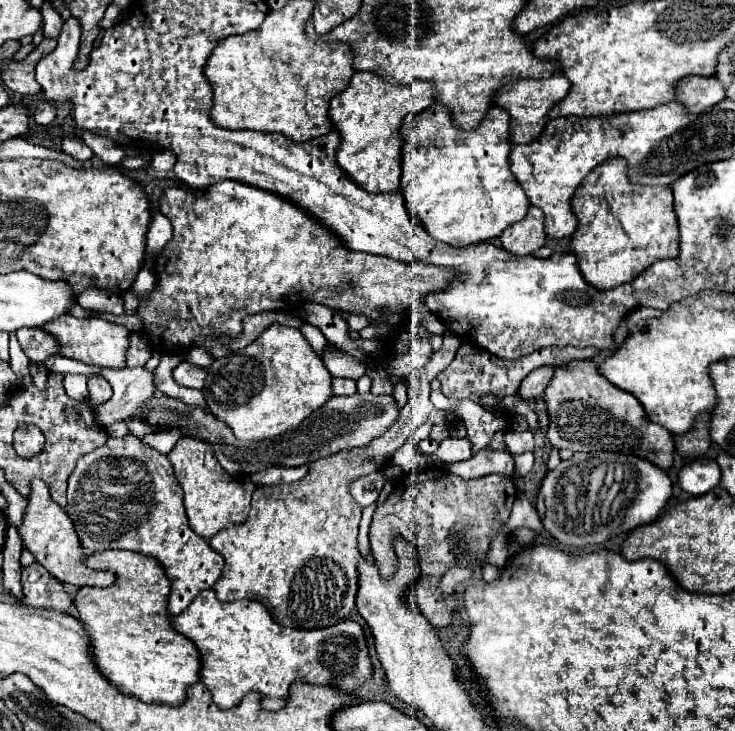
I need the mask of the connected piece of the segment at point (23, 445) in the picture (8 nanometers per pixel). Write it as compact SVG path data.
M20 424L14 432L14 448L20 456L34 456L42 450L44 436L42 432L32 424Z

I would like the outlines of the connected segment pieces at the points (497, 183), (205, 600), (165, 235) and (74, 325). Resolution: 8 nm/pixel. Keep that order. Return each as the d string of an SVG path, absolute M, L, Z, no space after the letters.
M432 104L424 112L404 120L404 158L402 158L402 192L406 198L408 212L414 220L420 218L432 238L448 242L452 246L466 246L486 242L500 236L504 228L526 218L530 200L514 174L510 172L510 123L507 111L492 106L478 128L462 130L454 124L450 110L444 104Z
M202 590L182 614L172 616L172 626L198 646L204 662L200 672L202 682L210 688L214 702L224 710L238 706L248 692L262 694L262 708L280 710L290 698L290 686L294 680L302 680L314 686L332 686L342 690L344 694L354 694L374 672L368 644L364 638L364 628L350 618L344 618L328 628L298 630L278 624L262 602L236 600L226 604L216 598L214 590Z
M154 208L154 222L150 224L150 230L148 230L148 248L146 248L146 252L148 254L160 254L170 240L172 240L172 224L162 212L158 212Z
M66 314L66 318L58 318L58 322L50 322L50 326L42 326L52 334L62 338L62 354L86 364L104 366L104 368L126 368L126 352L130 346L130 330L122 324L112 324L102 318L74 318Z

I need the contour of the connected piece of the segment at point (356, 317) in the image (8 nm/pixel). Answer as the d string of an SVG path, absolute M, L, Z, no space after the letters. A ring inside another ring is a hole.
M346 314L344 318L346 318L350 330L356 330L356 332L362 330L362 328L366 328L370 324L370 320L366 316L362 316L362 314Z

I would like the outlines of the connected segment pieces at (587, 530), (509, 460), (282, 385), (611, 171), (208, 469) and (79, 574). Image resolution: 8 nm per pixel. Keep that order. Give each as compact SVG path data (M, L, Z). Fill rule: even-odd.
M576 452L570 460L562 460L558 468L546 474L538 492L536 506L544 528L558 542L570 546L586 546L586 544L600 544L636 526L654 522L670 496L672 496L672 482L666 470L658 468L646 458L640 458L636 454L622 454L622 452Z
M482 448L480 452L476 452L470 460L464 462L456 462L450 464L448 470L452 474L458 474L466 480L472 478L482 478L486 474L506 474L510 476L514 472L514 458L510 452L506 450L490 450L490 448Z
M272 324L256 338L256 342L218 358L208 368L206 386L202 392L206 396L210 412L216 418L224 420L234 430L234 436L238 440L256 442L274 438L278 434L284 434L286 430L294 430L294 426L300 426L300 422L306 420L310 412L318 410L318 406L328 402L328 398L332 398L332 374L324 366L322 356L314 352L310 342L298 328Z
M610 158L596 166L572 198L572 210L578 216L578 230L572 236L572 252L578 254L580 270L592 286L606 290L634 280L642 270L662 258L678 254L678 222L672 210L670 186L640 186L628 178L628 162L624 158Z
M180 438L174 446L174 450L168 452L168 458L174 466L176 480L184 488L184 506L190 520L190 528L210 540L220 528L228 524L238 524L246 520L246 514L250 512L250 496L254 492L254 483L250 476L236 476L226 472L222 466L218 466L218 460L214 458L214 448L200 440L200 438Z
M42 480L32 482L32 492L28 496L28 508L26 508L24 524L20 526L18 534L24 542L24 548L28 548L34 554L34 558L50 574L54 574L58 580L62 580L66 584L74 584L74 586L100 586L100 588L114 584L116 574L112 574L108 570L92 570L86 566L88 554L84 552L84 546L80 544L80 538L74 530L74 522L70 520L66 510L52 500L50 490ZM102 582L106 582L106 584L102 584Z

